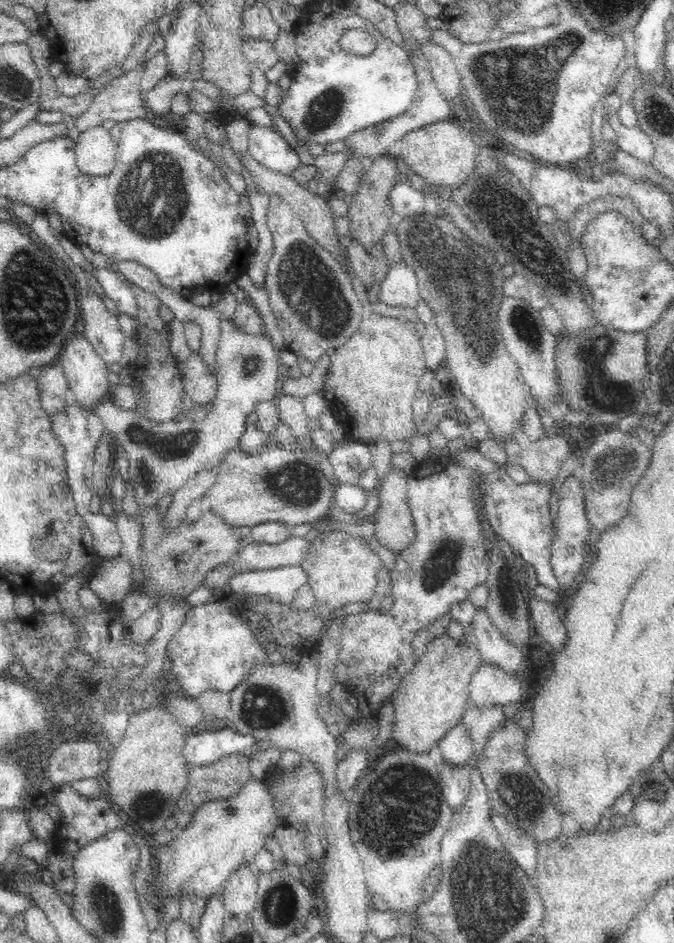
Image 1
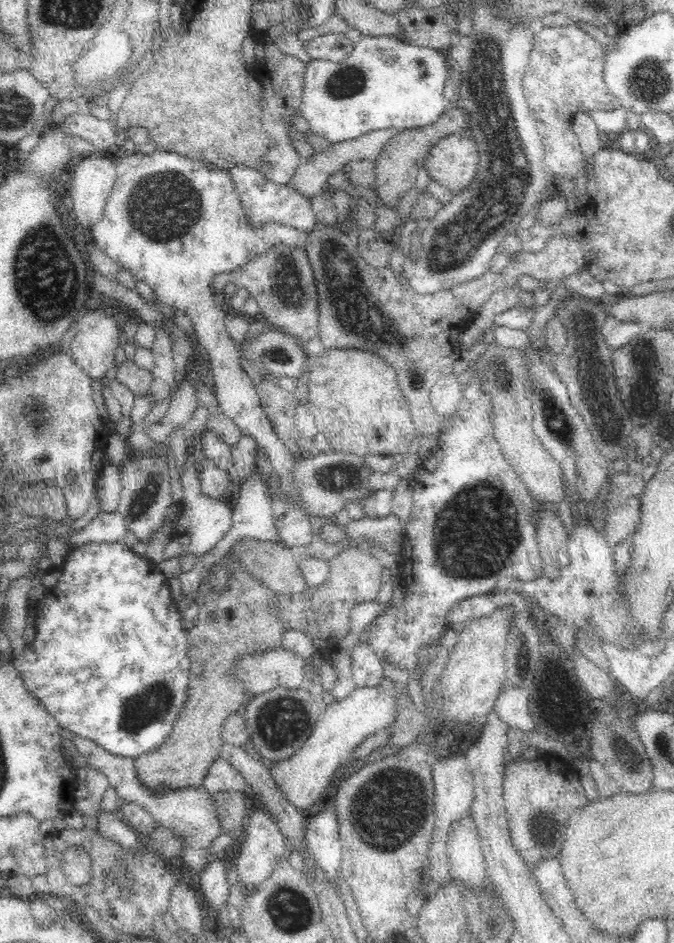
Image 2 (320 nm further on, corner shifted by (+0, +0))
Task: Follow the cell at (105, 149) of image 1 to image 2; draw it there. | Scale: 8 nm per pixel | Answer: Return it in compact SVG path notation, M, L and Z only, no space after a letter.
M96 152L80 158L69 175L74 214L89 231L102 218L116 178L116 162L108 154Z

